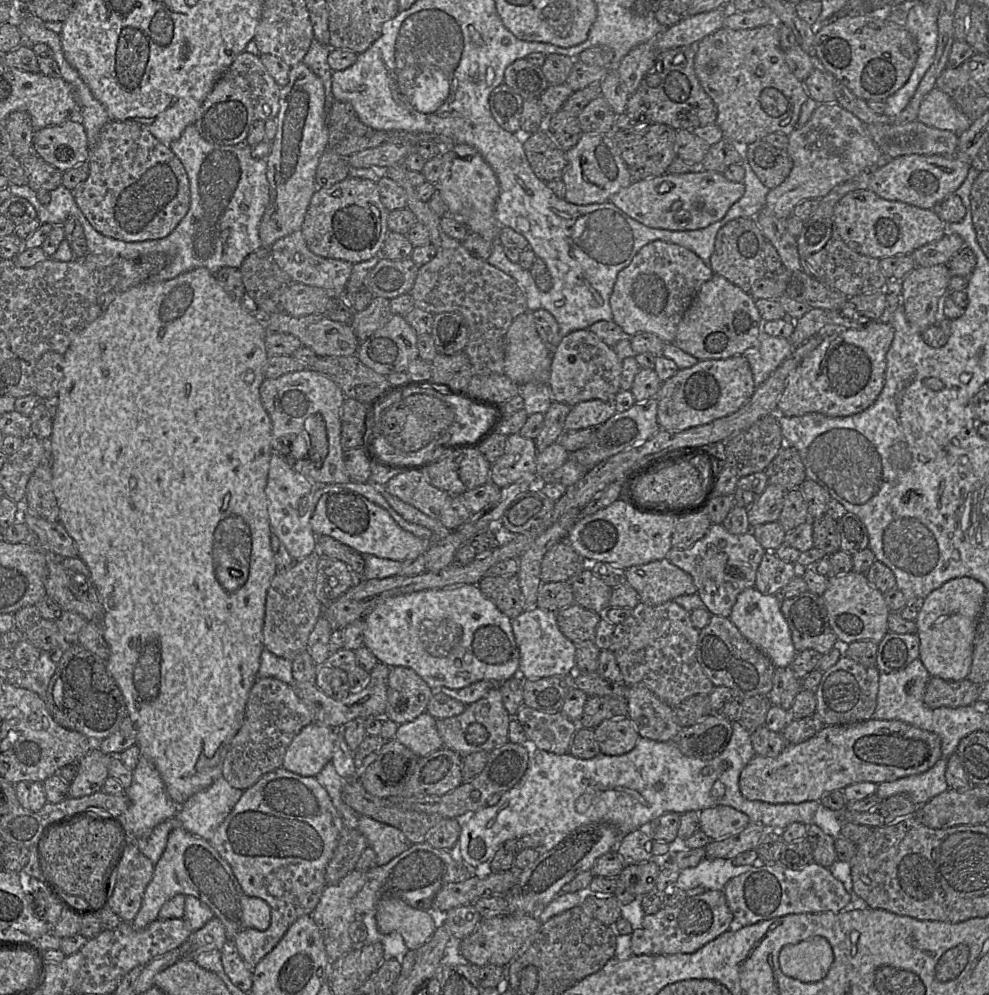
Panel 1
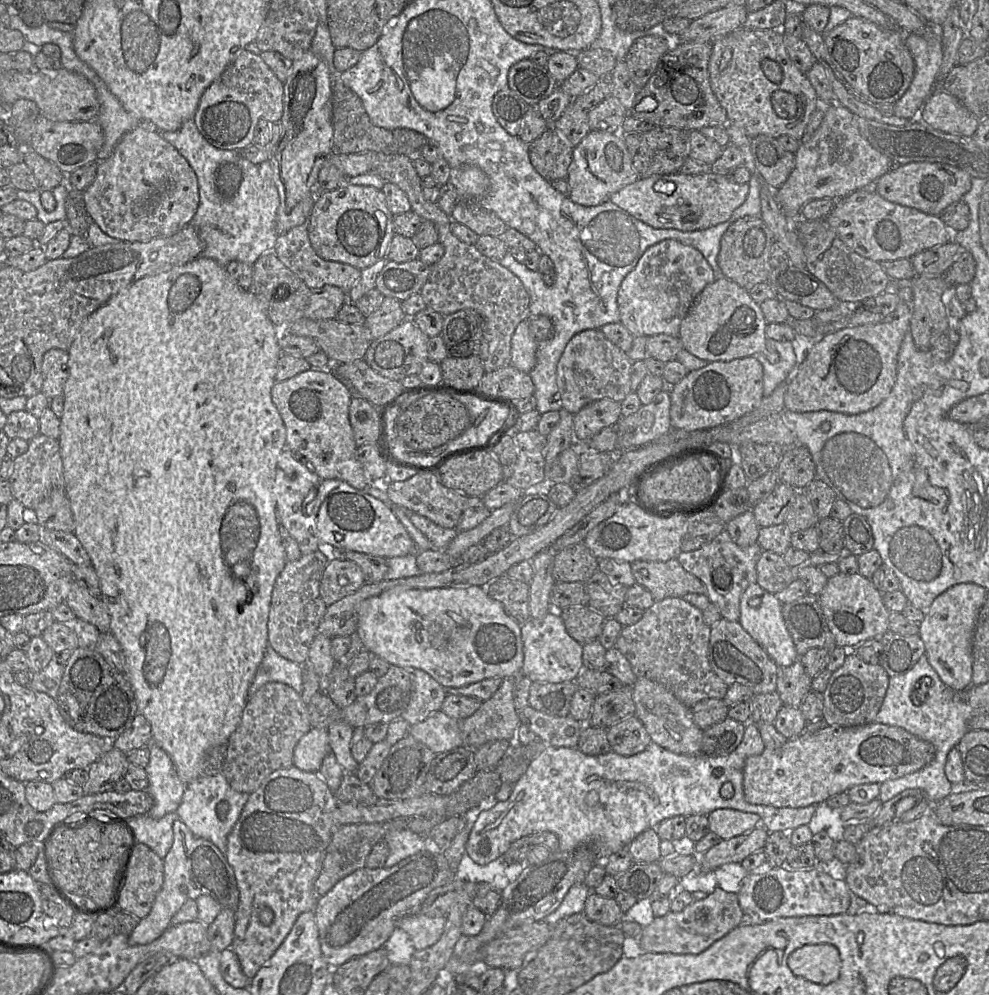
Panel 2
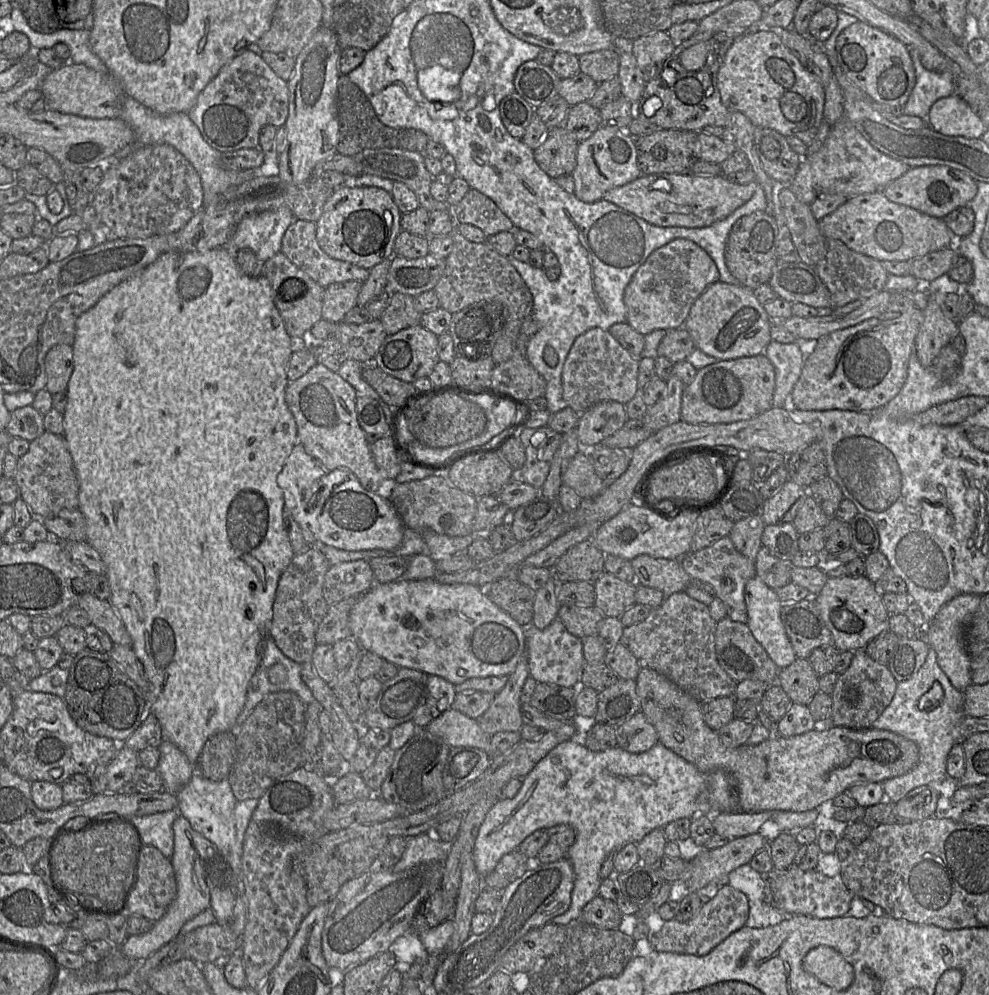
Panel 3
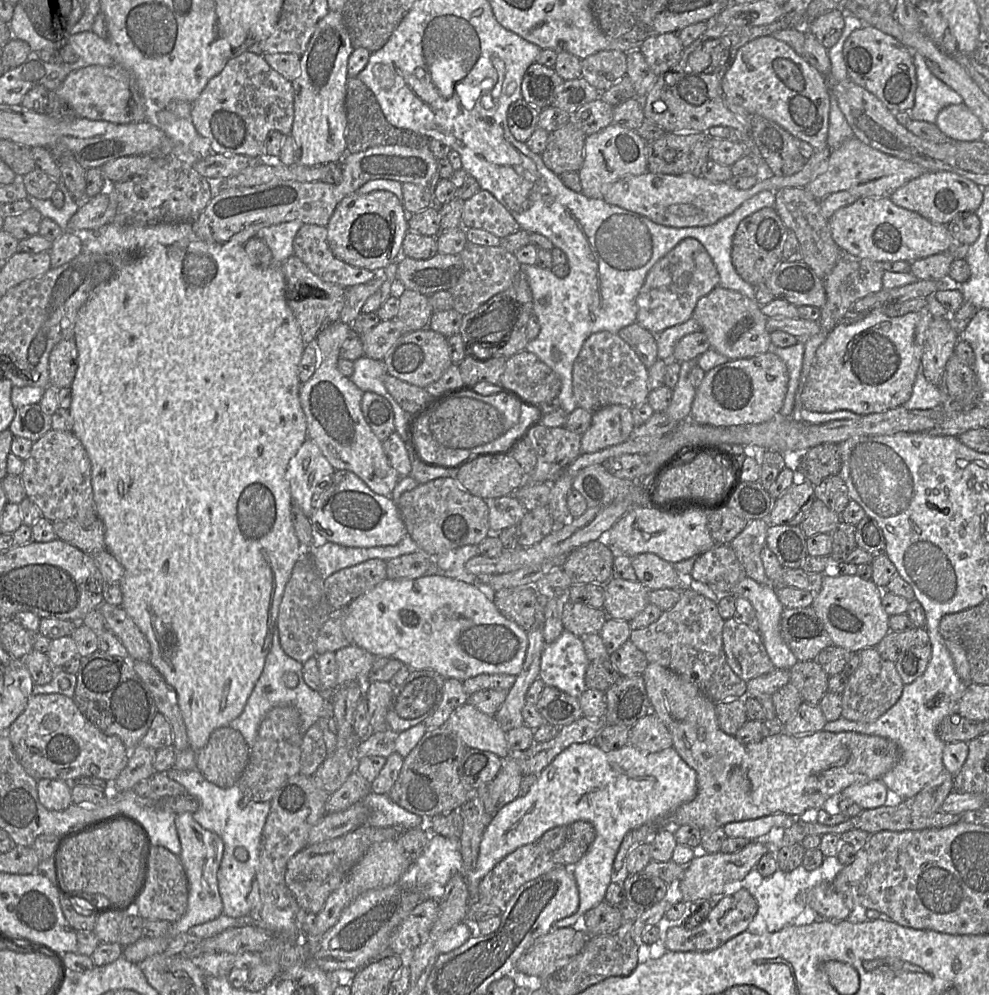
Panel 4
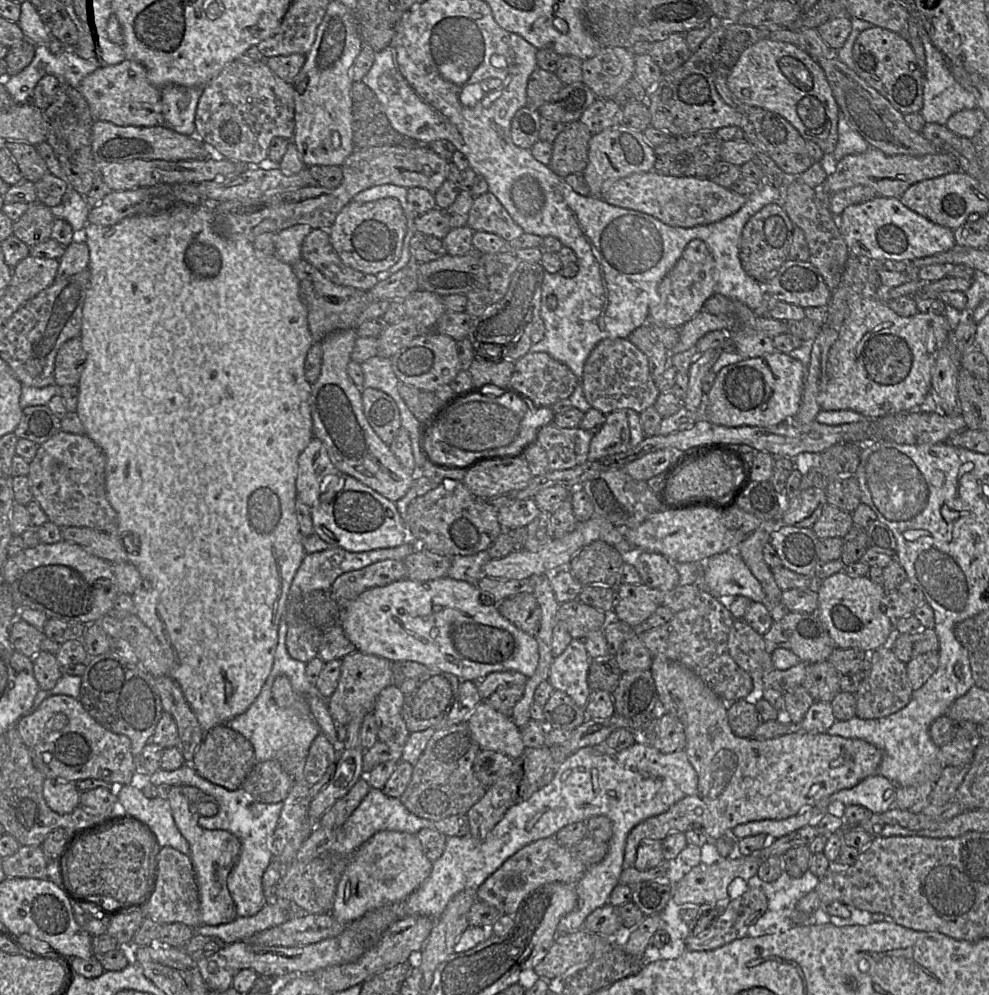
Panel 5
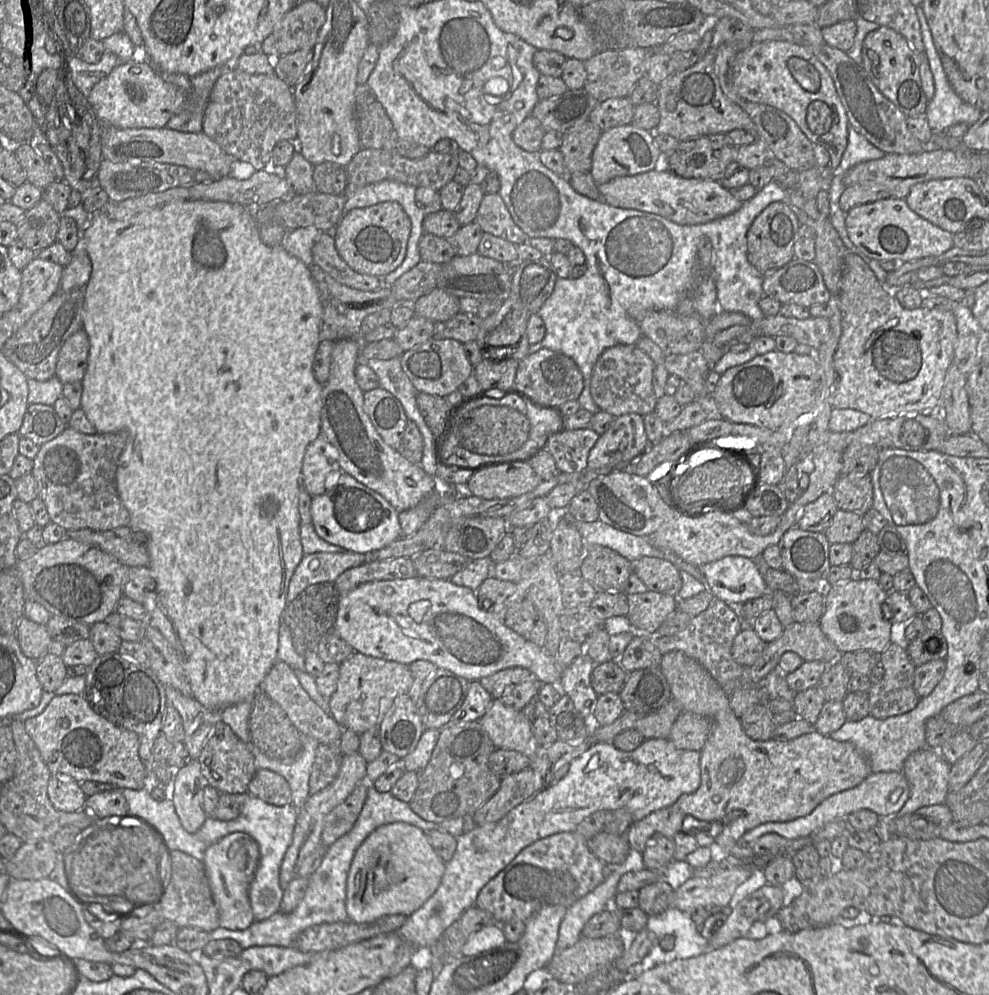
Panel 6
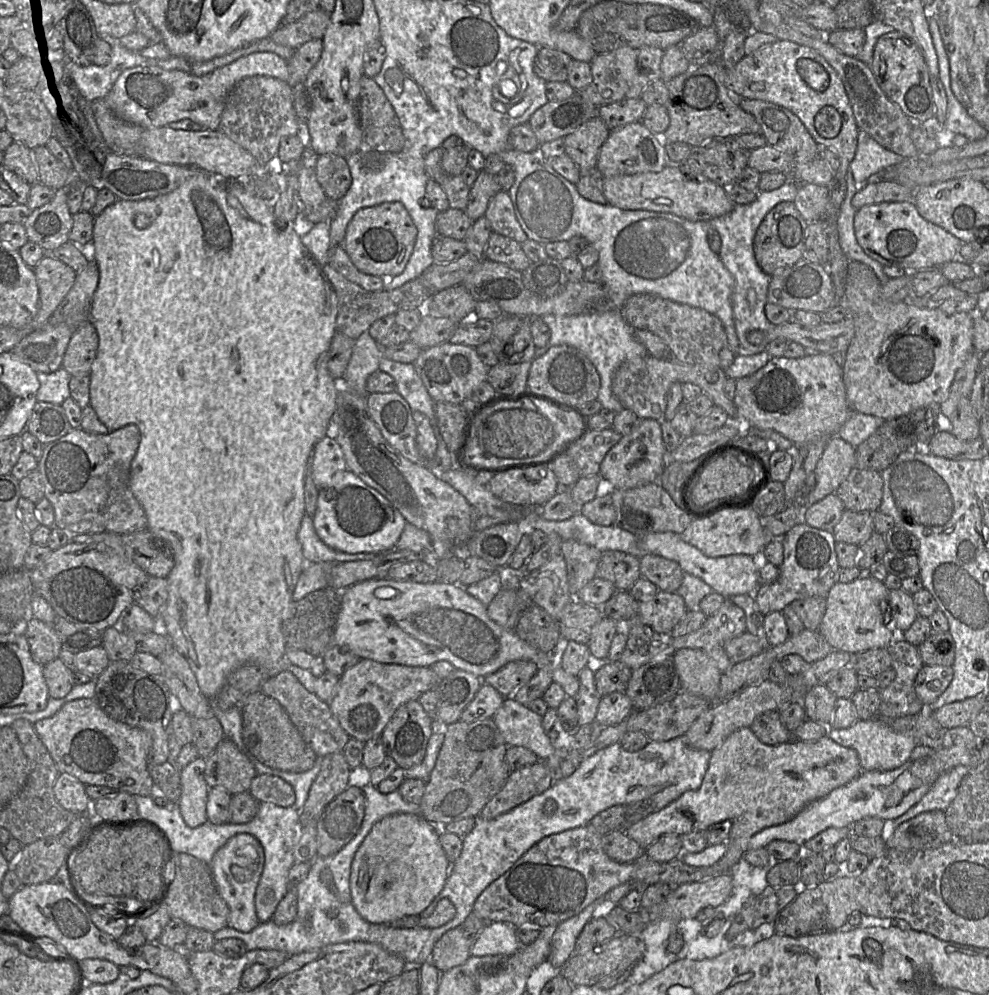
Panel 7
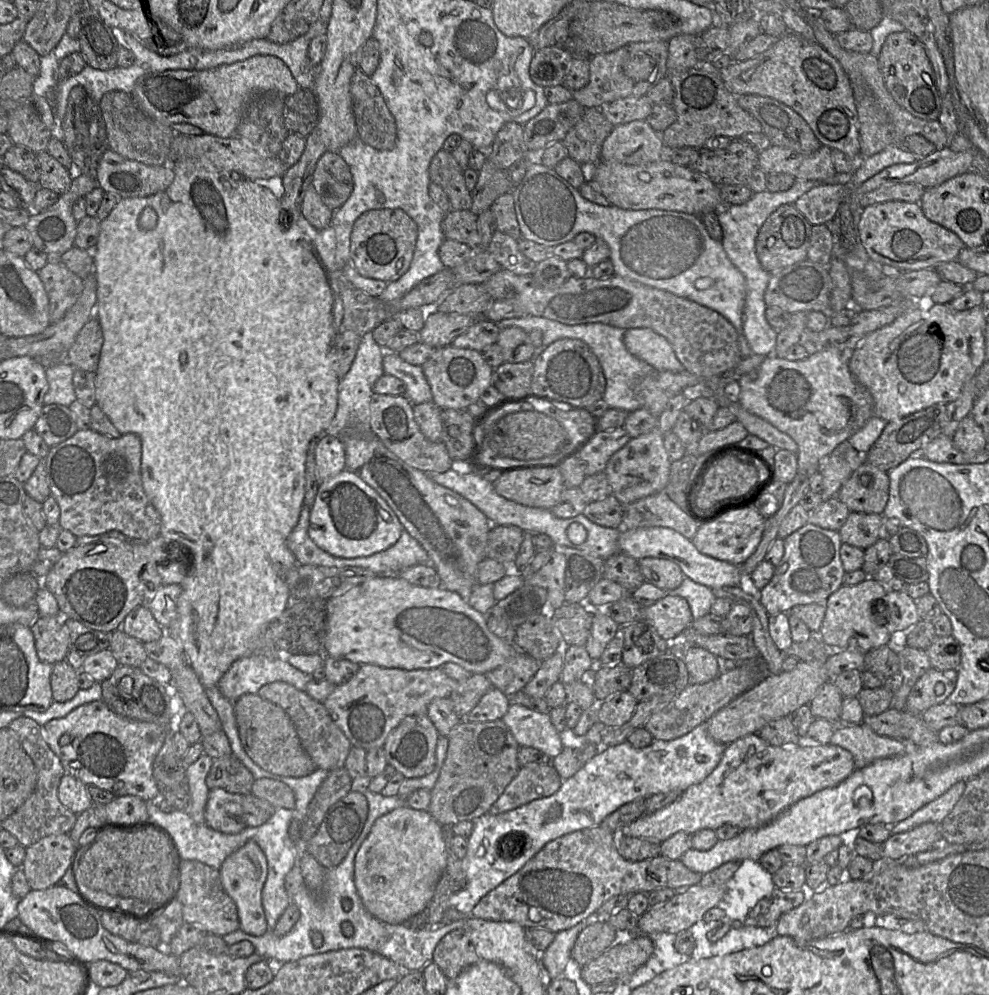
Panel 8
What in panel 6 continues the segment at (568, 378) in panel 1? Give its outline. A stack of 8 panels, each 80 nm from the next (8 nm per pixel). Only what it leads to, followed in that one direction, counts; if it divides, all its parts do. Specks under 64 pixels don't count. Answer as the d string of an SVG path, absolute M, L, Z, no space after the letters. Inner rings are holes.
M617 344L603 351L595 363L590 381L590 393L601 411L616 417L636 413L645 416L654 412L658 398L653 387L652 359L636 345Z

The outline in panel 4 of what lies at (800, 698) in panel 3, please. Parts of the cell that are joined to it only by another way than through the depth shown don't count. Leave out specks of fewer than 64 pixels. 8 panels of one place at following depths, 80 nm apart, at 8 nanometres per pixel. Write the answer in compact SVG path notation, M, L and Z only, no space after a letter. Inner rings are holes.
M798 661L789 669L790 684L800 692L803 701L818 705L828 692L829 675L815 661Z

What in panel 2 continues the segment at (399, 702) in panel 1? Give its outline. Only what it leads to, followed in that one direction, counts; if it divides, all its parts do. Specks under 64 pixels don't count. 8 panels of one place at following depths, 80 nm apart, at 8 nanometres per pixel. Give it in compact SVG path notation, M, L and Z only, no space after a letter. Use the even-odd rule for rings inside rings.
M414 668L405 669L410 671L412 691L410 702L401 718L410 725L415 725L426 720L432 713L440 711L447 693L426 672Z

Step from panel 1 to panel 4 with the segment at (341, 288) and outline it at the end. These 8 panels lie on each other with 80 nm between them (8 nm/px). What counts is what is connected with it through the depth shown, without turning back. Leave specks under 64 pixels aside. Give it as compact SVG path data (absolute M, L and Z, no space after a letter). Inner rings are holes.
M303 224L295 235L293 249L293 255L325 282L350 287L367 283L375 277L373 271L351 266L333 255L326 226Z

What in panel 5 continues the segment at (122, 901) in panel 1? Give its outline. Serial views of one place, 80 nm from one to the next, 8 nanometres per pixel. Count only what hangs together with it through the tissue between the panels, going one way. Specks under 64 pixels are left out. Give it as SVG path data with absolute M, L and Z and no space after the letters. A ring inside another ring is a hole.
M160 847L156 856L156 870L152 875L152 888L144 898L145 916L160 924L182 923L197 928L202 925L196 873L188 855L170 847Z

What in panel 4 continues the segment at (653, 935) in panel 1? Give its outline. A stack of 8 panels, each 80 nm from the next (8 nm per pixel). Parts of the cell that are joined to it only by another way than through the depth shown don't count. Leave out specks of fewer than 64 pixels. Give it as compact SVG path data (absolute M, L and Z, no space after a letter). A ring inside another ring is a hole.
M741 888L737 892L724 896L715 904L706 919L698 926L687 929L682 926L671 927L664 941L667 951L709 951L716 949L731 938L747 931L748 925L758 911L758 903L753 895Z

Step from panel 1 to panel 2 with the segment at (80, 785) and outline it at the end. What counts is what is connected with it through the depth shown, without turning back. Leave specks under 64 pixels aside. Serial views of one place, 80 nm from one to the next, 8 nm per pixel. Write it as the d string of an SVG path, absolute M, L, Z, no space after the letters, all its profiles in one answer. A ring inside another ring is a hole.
M110 744L109 749L88 768L89 778L82 786L85 795L113 790L116 782L124 778L129 764L126 753Z

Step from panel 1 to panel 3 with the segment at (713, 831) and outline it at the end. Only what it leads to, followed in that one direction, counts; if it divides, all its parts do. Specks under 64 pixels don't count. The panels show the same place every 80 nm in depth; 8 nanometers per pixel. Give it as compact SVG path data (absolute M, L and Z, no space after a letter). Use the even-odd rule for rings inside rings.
M772 811L758 813L721 812L712 815L717 835L732 840L757 833L763 823L770 820Z

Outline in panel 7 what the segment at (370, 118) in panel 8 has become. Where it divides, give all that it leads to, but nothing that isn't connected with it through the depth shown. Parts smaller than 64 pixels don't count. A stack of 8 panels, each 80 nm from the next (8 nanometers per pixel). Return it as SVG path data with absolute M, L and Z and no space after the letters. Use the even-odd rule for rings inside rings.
M364 75L360 79L357 118L365 148L393 153L403 150L405 138L391 104L375 81Z

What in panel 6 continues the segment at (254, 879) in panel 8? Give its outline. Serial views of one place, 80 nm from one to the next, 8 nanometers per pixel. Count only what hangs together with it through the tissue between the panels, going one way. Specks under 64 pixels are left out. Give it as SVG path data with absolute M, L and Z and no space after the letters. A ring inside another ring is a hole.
M240 831L221 838L207 848L203 863L212 898L218 910L220 927L229 930L244 930L255 921L248 890L259 858L257 842L249 834Z

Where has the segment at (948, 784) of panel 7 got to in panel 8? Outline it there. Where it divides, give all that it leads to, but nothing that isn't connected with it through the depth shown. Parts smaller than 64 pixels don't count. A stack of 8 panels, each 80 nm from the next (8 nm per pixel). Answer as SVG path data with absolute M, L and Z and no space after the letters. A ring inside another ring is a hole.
M966 781L955 783L943 795L934 801L926 804L910 817L894 824L891 827L891 834L899 834L909 831L924 823L940 824L952 811L965 790Z

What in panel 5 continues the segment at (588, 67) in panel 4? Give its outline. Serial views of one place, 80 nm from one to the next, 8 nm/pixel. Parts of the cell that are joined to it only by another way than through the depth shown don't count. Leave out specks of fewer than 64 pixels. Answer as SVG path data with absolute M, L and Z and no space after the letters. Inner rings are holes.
M621 47L602 48L594 57L582 62L583 80L599 99L612 98L625 84L634 78L635 55Z

